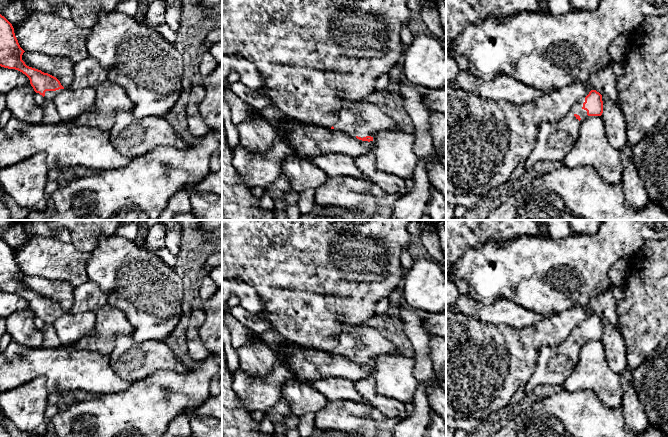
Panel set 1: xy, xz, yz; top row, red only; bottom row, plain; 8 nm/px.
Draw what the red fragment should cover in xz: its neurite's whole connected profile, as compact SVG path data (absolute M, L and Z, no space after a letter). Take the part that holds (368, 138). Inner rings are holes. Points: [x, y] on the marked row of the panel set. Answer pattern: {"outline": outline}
{"outline": "M344 94L340 96L346 104L331 129L345 130L357 139L368 142L373 141L373 136L380 131L398 130L395 122L367 99L351 104Z"}

